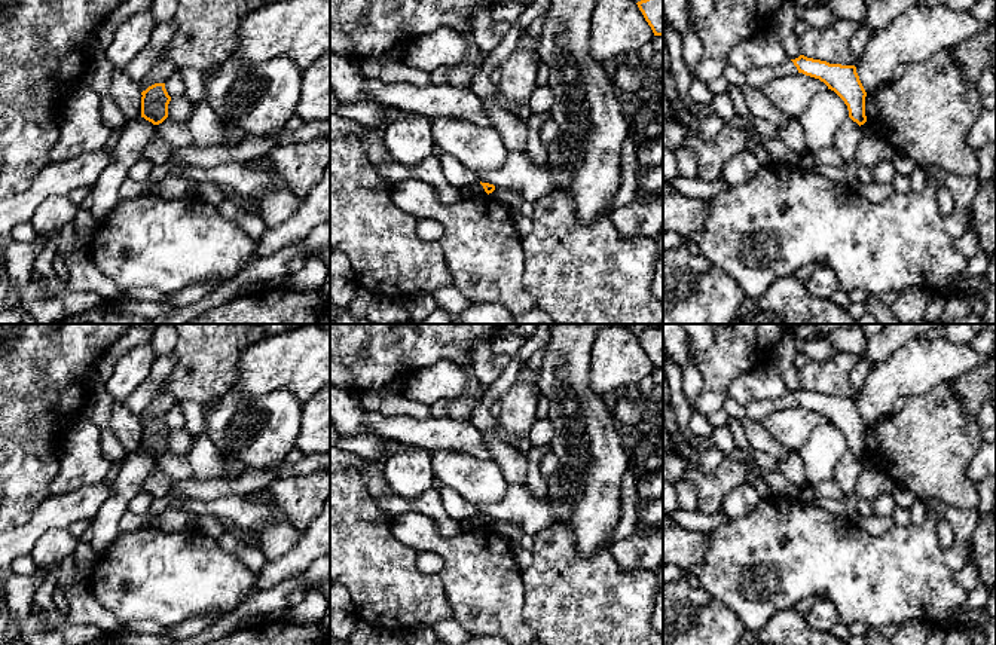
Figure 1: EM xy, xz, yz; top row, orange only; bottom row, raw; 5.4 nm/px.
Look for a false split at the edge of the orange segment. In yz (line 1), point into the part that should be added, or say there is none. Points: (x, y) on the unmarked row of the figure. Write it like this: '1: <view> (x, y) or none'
1: none

